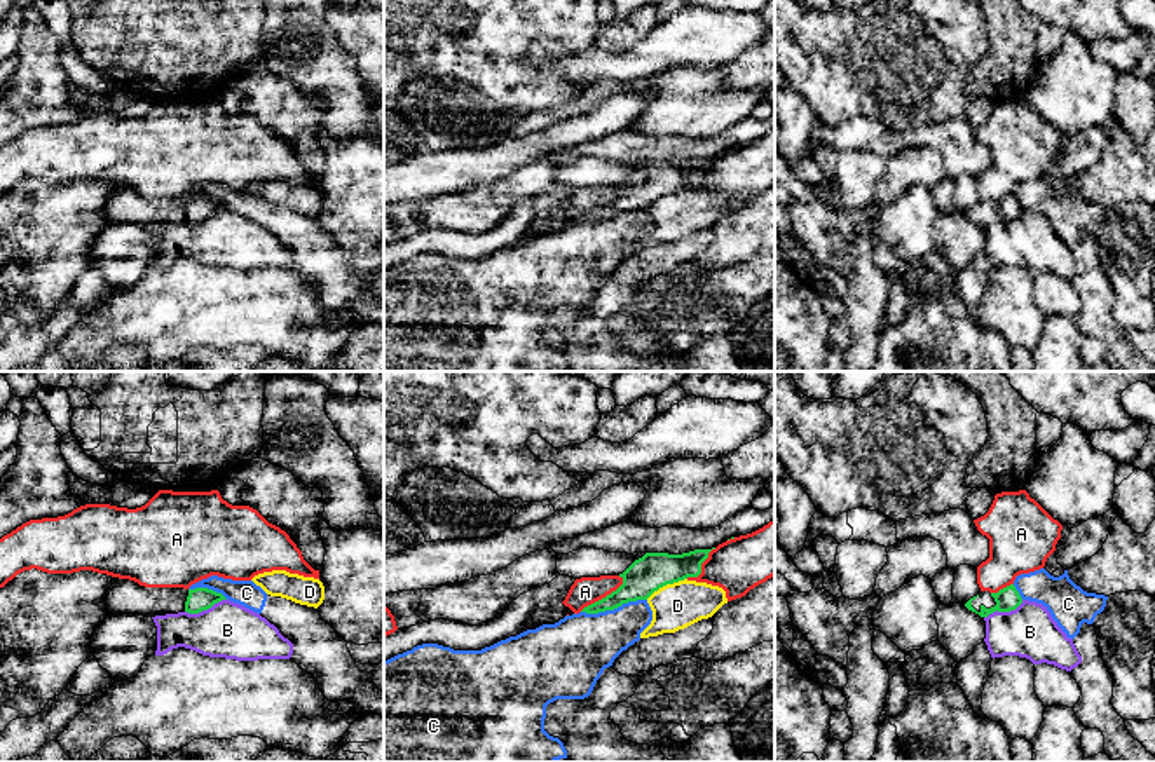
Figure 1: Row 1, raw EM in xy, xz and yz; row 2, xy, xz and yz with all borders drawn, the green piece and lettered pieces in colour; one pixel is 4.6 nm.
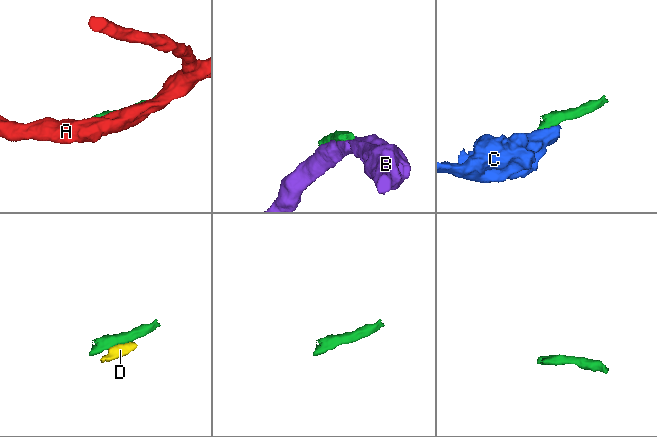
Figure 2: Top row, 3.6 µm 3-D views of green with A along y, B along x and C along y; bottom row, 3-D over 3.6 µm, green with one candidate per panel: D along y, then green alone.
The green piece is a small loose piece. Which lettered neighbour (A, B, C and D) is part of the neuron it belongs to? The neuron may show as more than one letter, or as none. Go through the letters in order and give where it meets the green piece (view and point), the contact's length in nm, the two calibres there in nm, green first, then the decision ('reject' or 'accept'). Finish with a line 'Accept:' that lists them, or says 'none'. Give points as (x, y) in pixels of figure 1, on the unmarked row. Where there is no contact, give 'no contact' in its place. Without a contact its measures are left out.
A: meets green in xz at (602, 208); contact 260 nm long; 170 nm thick on the green side, 130 nm on the other; reject
B: meets green in xy at (205, 218); contact 200 nm long; 110 nm thick on the green side, 260 nm on the other; reject
C: meets green in xz at (613, 218); contact 320 nm long; 170 nm thick on the green side, 320 nm on the other; reject
D: meets green in xz at (665, 194); contact 220 nm long; 170 nm thick on the green side, 220 nm on the other; reject
Accept: none

